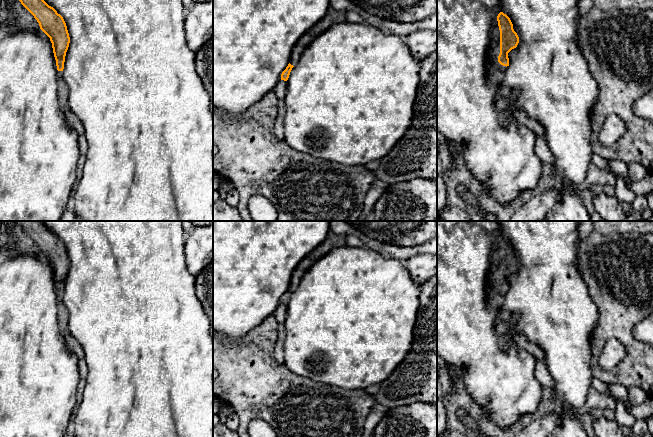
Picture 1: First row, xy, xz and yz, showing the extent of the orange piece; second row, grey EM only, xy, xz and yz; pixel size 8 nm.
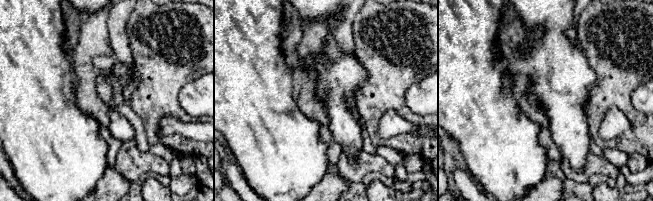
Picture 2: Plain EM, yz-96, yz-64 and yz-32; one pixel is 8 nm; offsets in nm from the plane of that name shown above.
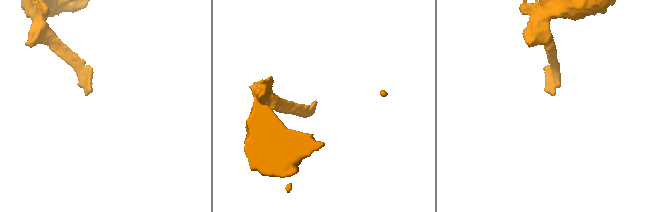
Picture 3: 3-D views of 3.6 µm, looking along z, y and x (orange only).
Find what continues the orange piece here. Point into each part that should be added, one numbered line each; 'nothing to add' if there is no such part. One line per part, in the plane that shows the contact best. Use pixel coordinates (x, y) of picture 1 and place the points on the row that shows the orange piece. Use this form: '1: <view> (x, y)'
1: yz (494, 69)

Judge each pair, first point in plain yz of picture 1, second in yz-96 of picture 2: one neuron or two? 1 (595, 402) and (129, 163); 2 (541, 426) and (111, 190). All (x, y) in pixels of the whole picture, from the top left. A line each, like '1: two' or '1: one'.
1: one
2: one

